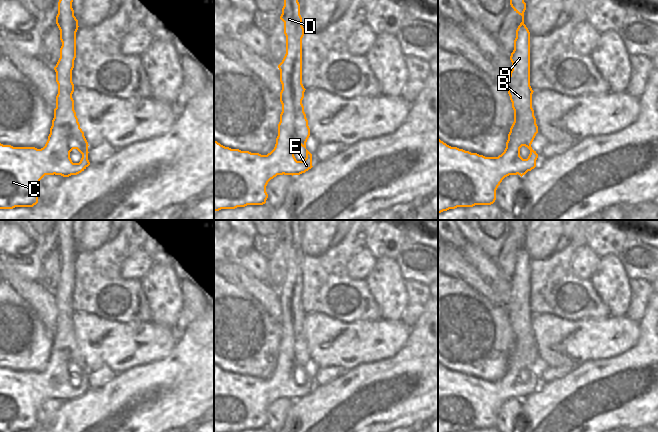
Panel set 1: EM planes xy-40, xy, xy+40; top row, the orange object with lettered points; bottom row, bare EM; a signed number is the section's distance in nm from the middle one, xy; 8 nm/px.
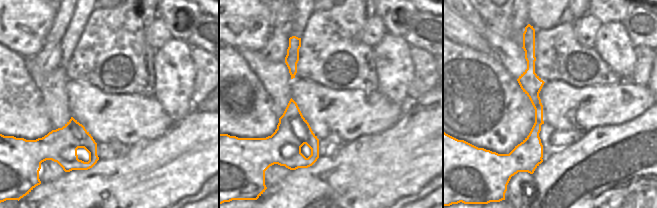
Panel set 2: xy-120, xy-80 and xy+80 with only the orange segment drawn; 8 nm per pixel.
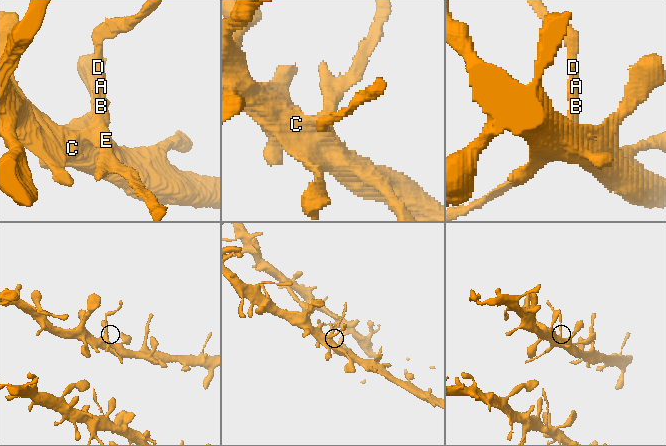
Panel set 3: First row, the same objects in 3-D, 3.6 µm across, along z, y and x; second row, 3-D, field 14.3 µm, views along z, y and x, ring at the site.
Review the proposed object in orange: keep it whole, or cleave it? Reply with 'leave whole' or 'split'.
split

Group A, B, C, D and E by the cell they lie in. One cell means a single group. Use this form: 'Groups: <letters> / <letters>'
Groups: A B D E / C.

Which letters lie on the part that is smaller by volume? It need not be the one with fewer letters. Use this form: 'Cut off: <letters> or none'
Cut off: A, B, D, E

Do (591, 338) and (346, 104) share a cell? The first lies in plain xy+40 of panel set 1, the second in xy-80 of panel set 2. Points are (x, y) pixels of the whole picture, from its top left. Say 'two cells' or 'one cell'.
one cell

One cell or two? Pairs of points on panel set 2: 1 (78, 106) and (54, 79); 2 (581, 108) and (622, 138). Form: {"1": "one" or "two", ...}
{"1": "two", "2": "two"}

